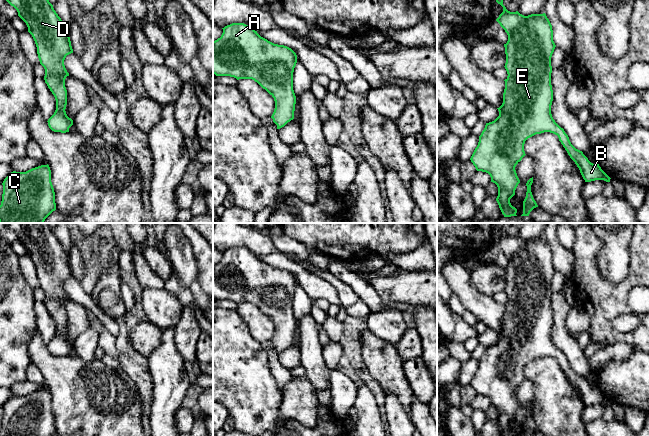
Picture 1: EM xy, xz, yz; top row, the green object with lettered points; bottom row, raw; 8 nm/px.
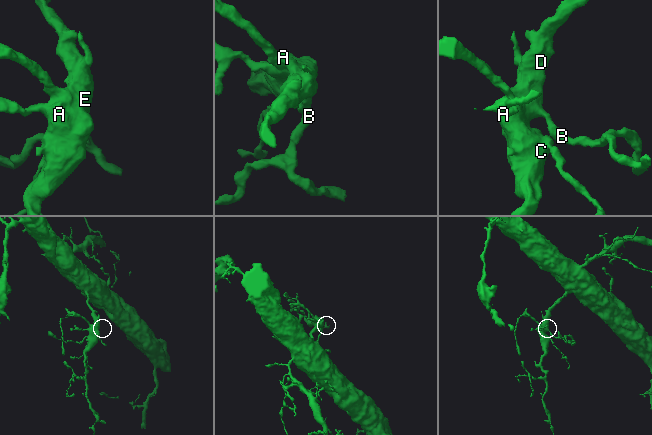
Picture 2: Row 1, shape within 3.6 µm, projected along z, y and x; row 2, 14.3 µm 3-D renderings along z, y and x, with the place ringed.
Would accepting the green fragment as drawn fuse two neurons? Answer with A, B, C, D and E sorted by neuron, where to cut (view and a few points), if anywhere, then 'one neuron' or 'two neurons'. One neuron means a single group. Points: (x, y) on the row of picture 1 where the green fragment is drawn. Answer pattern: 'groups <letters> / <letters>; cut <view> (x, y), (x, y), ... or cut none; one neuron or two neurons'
groups A B C D E; cut none; one neuron

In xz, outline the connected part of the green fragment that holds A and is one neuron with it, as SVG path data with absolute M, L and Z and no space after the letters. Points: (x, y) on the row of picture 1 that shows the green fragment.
M232 23L222 29L221 37L213 41L213 74L257 82L274 98L275 109L271 118L277 129L284 127L294 119L296 96L293 90L293 72L297 63L296 53L287 46L274 44L261 37L244 23Z

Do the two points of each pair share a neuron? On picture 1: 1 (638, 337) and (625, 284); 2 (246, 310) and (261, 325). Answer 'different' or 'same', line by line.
1: same
2: same

